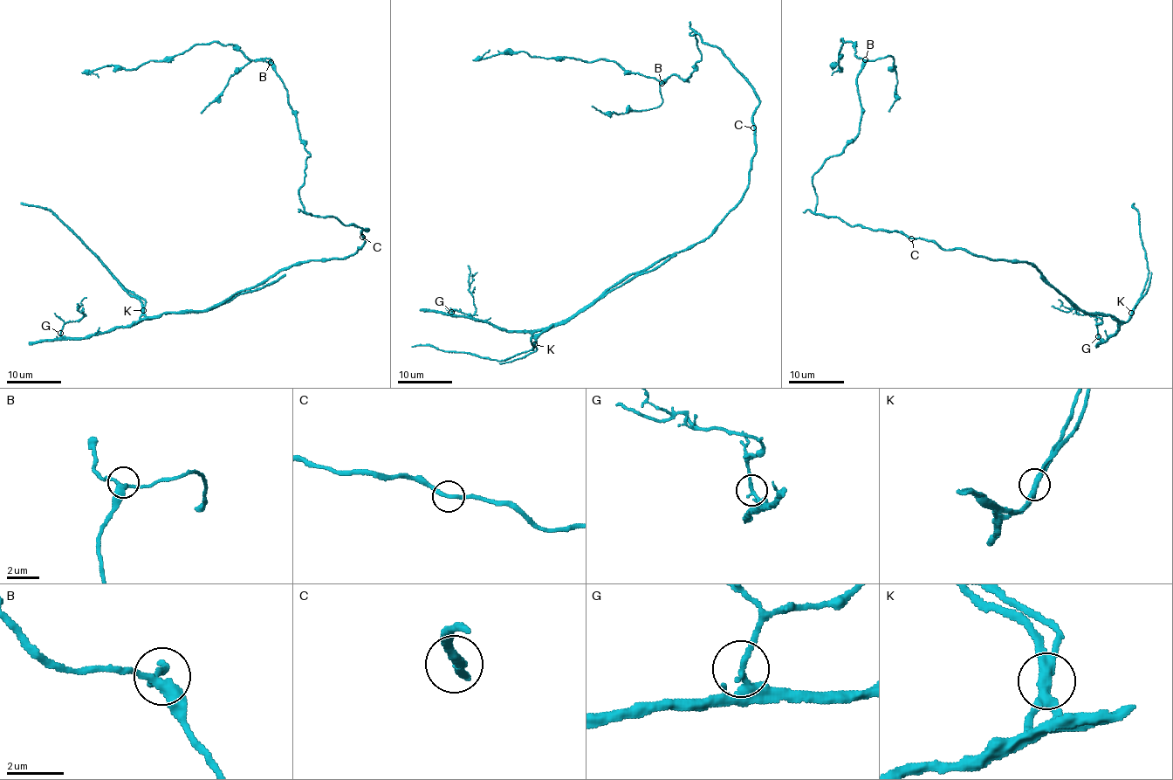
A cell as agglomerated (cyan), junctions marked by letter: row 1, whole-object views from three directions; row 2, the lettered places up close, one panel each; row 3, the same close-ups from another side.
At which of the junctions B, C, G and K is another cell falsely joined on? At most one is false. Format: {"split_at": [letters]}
{"split_at": ["K"]}

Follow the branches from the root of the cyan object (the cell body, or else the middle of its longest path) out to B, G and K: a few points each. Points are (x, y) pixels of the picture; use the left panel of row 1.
B: (364, 237), (368, 229), (305, 211), (299, 188), (311, 154), (301, 139), (287, 89), (270, 62)
G: (364, 237), (364, 244), (352, 255), (295, 263), (206, 310), (164, 313), (85, 337), (64, 337), (60, 333)
K: (364, 237), (364, 244), (352, 255), (295, 263), (206, 310), (164, 313), (146, 320), (143, 310)

